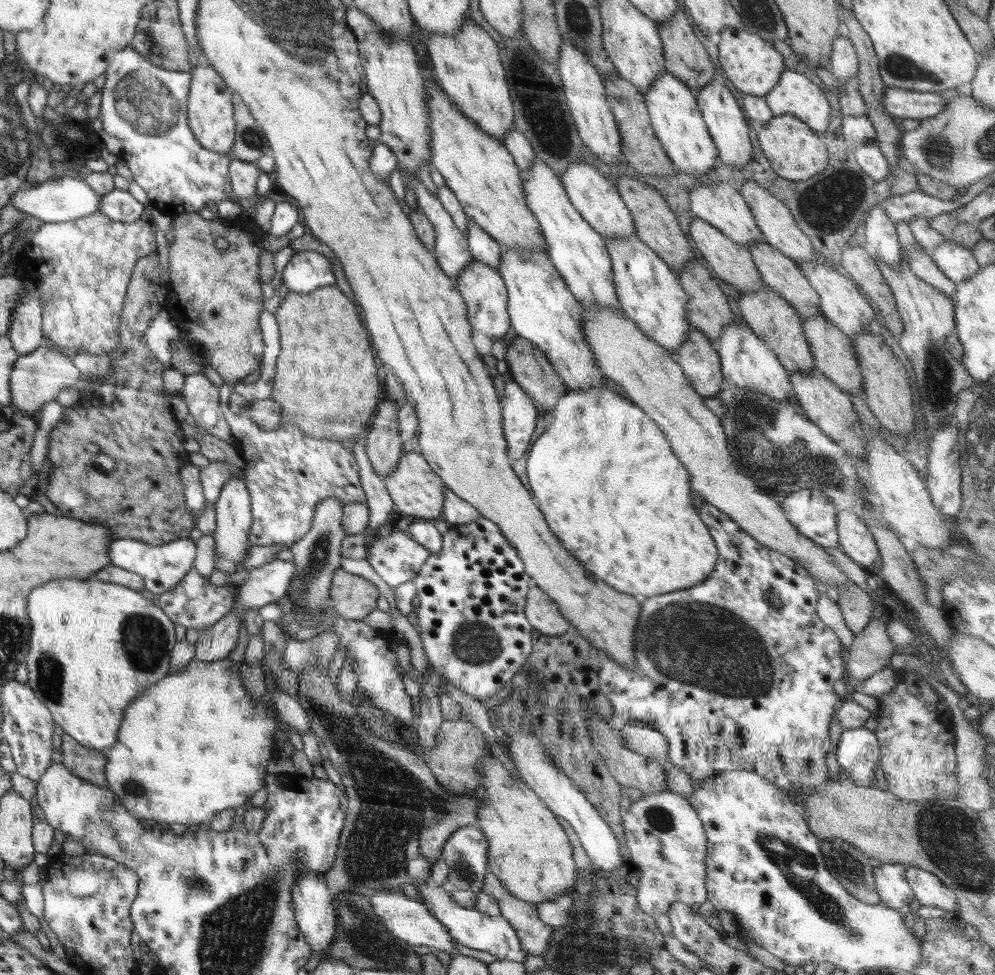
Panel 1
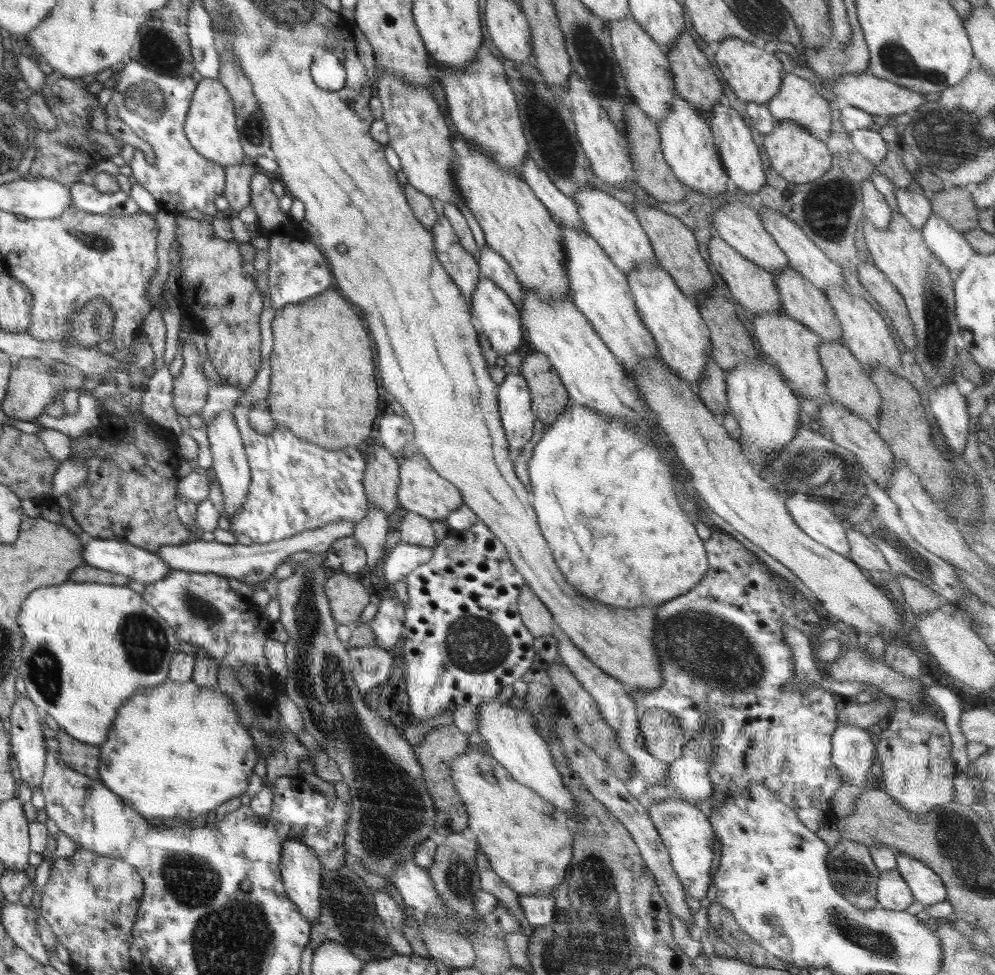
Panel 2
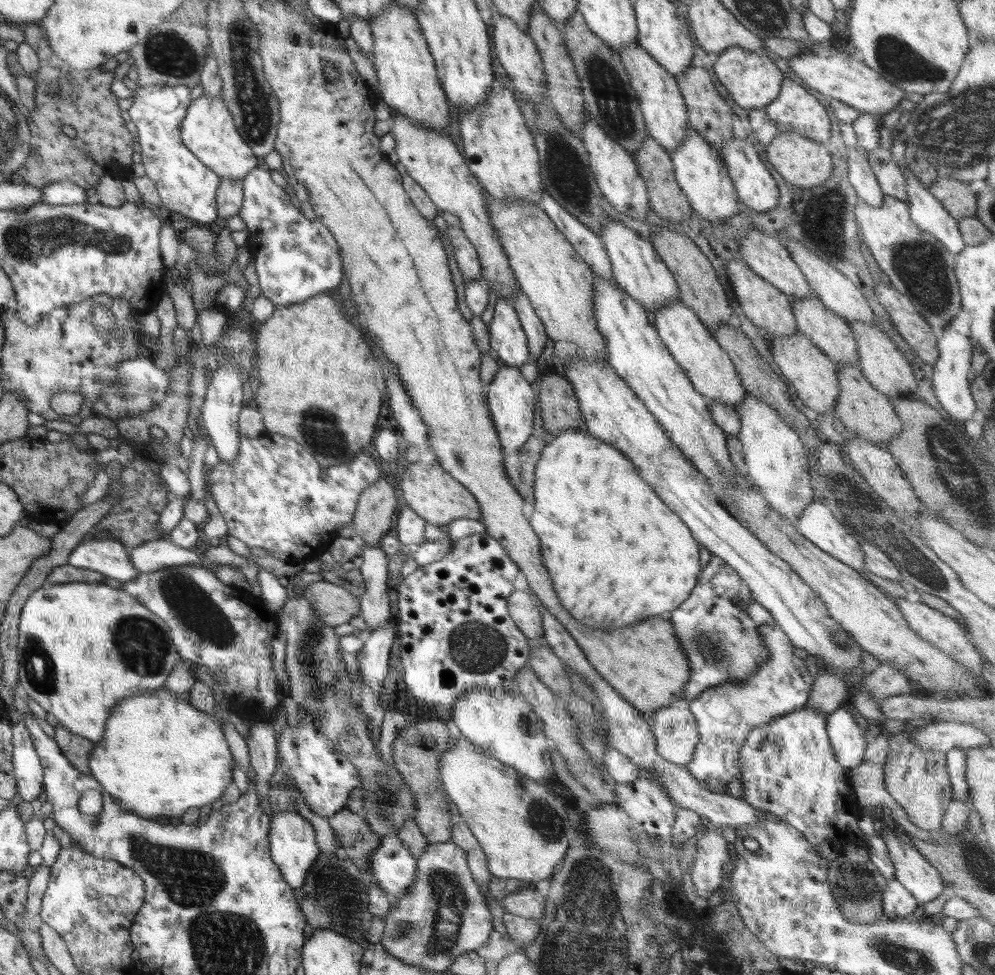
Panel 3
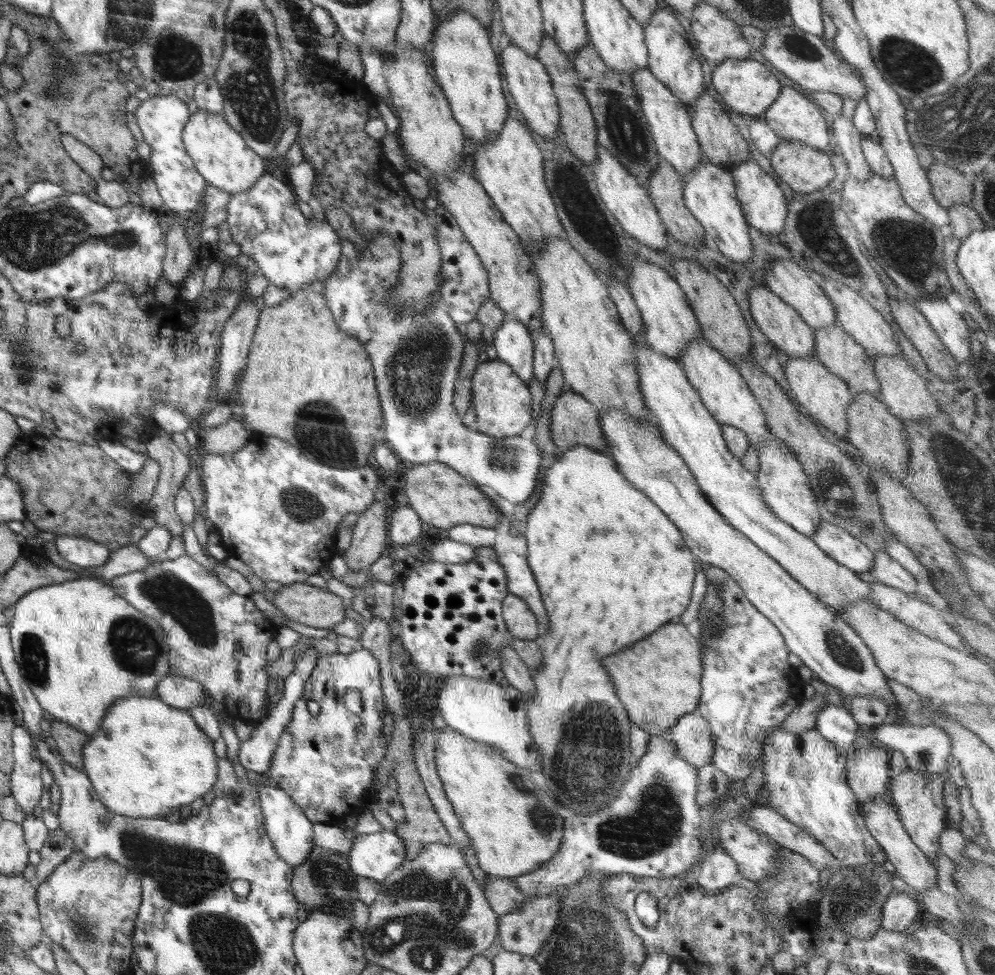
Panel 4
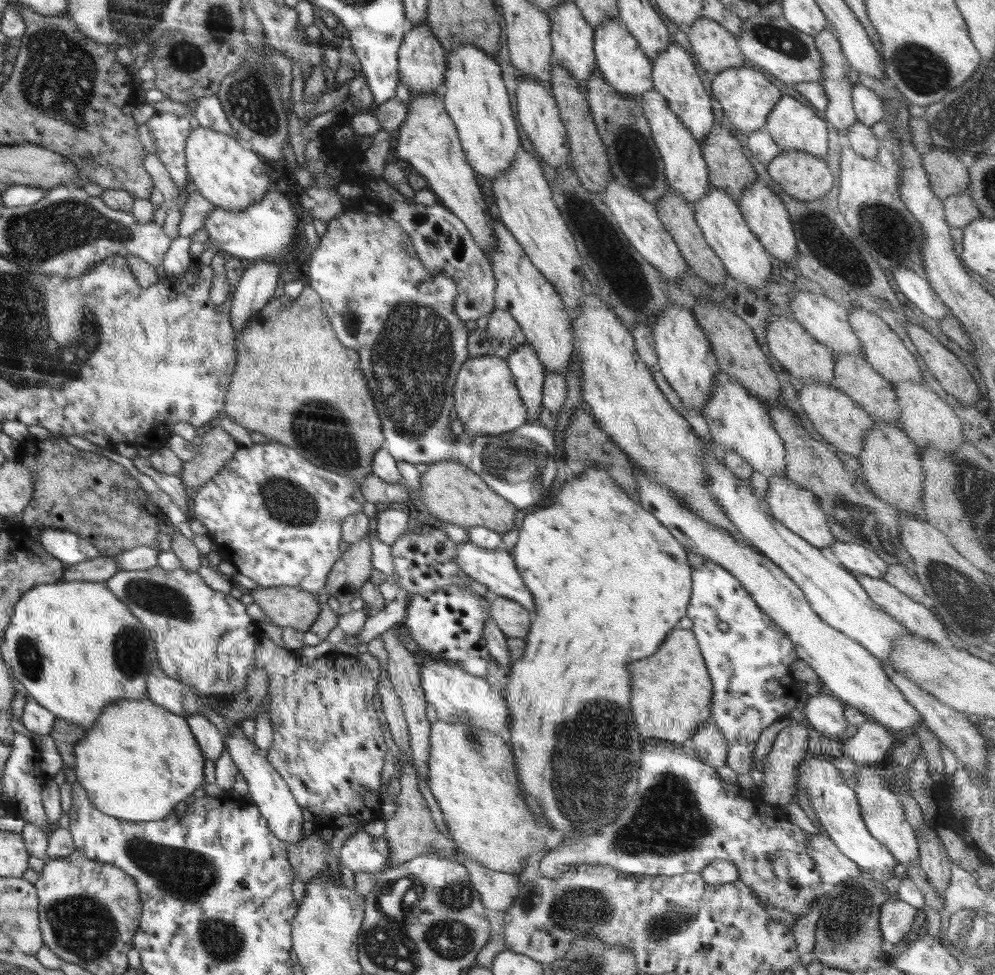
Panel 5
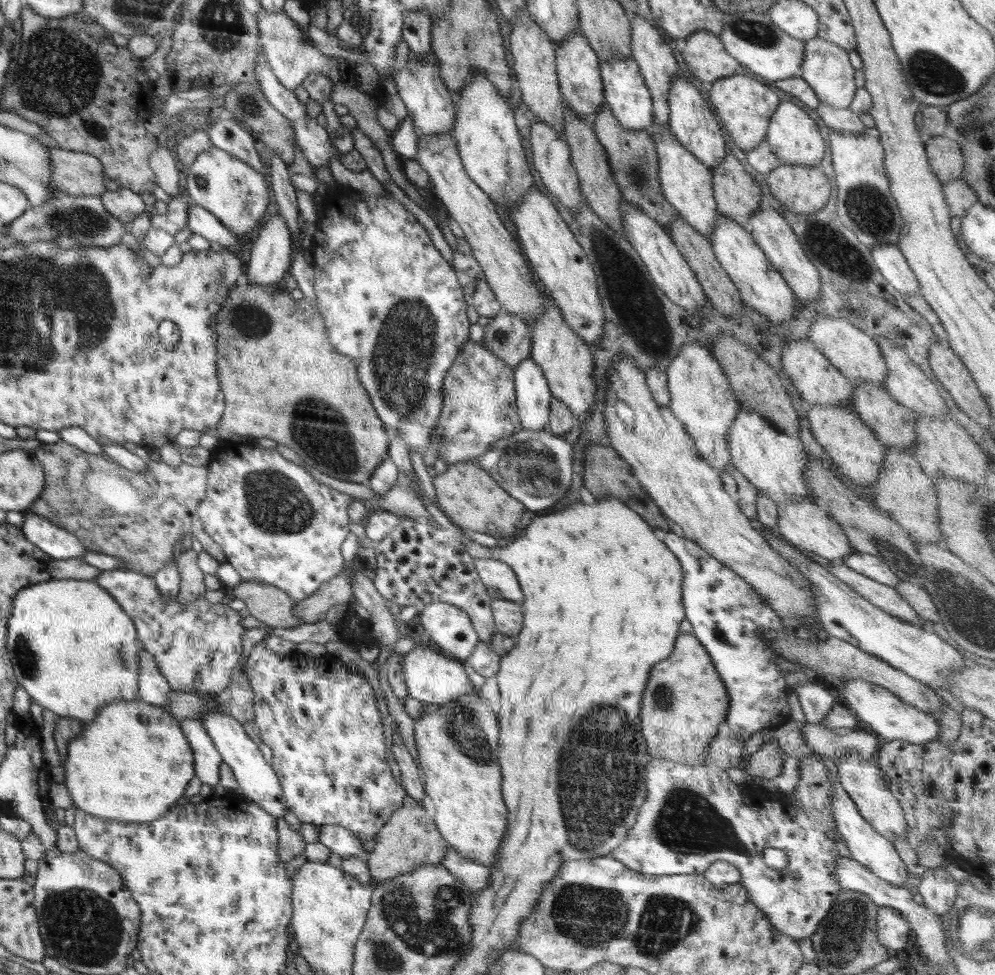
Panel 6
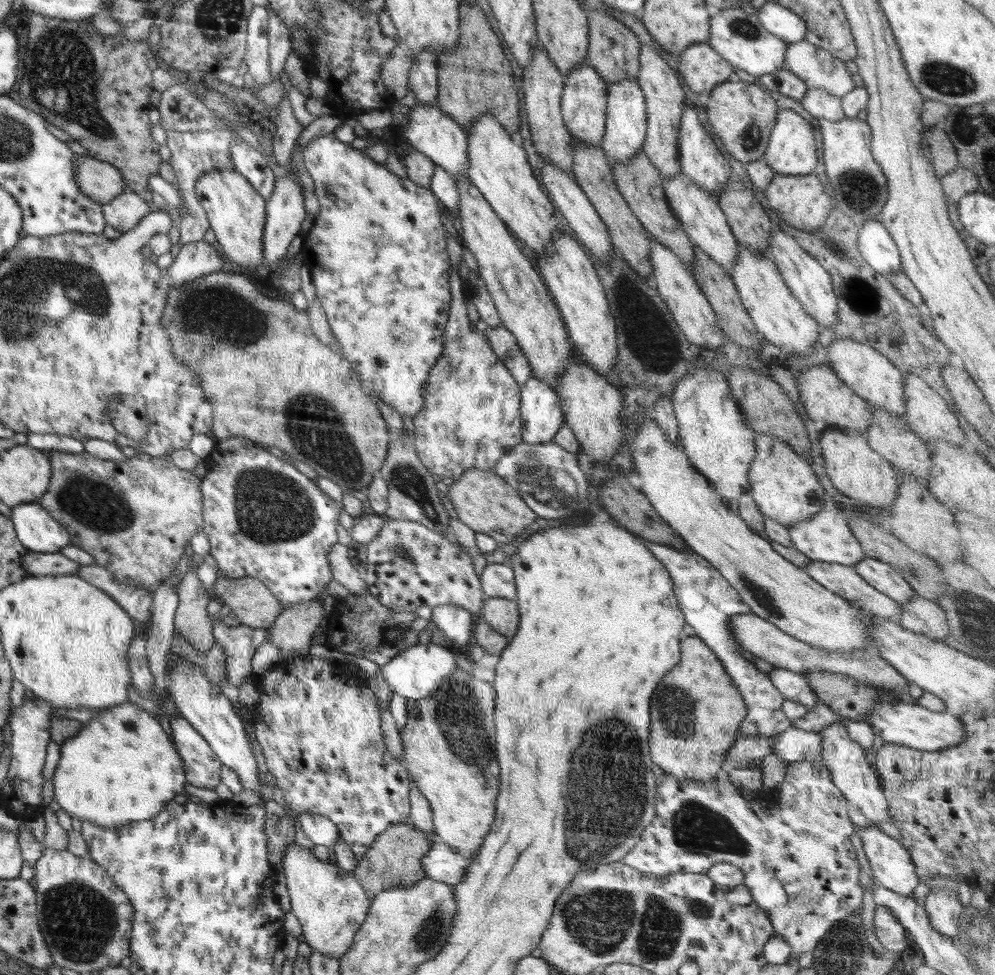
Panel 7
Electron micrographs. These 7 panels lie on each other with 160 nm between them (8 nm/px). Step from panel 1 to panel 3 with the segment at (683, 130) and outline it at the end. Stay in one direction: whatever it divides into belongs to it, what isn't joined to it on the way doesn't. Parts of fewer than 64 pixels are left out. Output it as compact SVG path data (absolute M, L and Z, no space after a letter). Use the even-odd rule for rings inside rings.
M691 127L690 130L691 132L688 132L684 141L680 143L680 147L669 154L675 170L675 179L696 215L700 215L704 221L710 221L710 223L726 221L738 215L742 208L732 179L729 177L726 163L722 161L721 154L702 139L702 135Z

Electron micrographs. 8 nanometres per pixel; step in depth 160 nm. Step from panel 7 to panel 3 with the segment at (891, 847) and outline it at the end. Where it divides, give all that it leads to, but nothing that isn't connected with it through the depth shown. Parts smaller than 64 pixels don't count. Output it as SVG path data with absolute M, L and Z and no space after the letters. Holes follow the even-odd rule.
M804 706L779 716L764 726L754 727L739 752L741 774L738 779L744 784L742 799L755 809L771 812L794 828L798 828L798 831L816 848L822 842L829 842L837 851L847 845L867 848L867 836L858 827L862 812L850 787L848 770L836 760L837 756L827 735L828 715L827 712L814 706Z

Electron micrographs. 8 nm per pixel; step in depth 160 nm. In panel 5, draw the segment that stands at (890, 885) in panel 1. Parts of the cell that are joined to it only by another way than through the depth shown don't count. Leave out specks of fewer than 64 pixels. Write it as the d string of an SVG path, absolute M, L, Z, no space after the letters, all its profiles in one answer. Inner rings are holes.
M899 898L890 899L882 904L879 912L879 927L888 944L893 946L906 938L914 922L916 909Z

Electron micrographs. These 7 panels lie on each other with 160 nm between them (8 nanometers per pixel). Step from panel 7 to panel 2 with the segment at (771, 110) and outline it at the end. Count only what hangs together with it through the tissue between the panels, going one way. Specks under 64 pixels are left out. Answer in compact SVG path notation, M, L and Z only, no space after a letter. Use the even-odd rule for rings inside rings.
M734 36L727 38L719 44L715 60L718 70L741 102L767 104L780 91L785 75L780 59L764 51L764 48L756 47L754 43Z

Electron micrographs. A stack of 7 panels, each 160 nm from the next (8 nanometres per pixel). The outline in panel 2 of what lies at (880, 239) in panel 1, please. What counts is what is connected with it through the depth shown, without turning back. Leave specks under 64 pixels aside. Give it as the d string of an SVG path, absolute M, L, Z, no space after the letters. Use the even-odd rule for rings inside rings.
M868 179L861 182L861 195L864 220L870 220L874 228L888 229L892 212L890 205L886 202L886 197Z

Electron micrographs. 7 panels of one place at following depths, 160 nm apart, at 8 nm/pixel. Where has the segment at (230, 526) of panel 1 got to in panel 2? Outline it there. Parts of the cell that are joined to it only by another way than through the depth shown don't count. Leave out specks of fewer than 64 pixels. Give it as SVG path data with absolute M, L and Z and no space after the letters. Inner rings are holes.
M233 410L220 411L214 418L209 420L207 424L207 435L210 452L213 456L213 465L211 467L216 473L218 482L220 482L224 496L224 508L231 521L231 518L237 515L237 510L243 505L248 494L249 484L251 483L251 468L245 455L245 446L243 445Z

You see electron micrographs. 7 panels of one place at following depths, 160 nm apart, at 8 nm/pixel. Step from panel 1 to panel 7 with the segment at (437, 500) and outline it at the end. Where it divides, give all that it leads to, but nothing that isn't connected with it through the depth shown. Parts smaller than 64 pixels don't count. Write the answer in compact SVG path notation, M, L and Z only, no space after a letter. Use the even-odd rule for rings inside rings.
M469 468L449 487L450 500L458 514L456 518L475 533L487 534L502 544L510 544L514 538L524 534L526 526L538 520L539 516L525 503L518 491L492 471Z

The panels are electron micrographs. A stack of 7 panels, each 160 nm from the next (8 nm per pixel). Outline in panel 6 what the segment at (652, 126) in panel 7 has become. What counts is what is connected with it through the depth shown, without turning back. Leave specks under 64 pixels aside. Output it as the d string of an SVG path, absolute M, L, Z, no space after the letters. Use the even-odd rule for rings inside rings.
M636 15L631 19L631 56L637 62L640 74L644 77L644 83L650 91L651 100L653 103L653 120L659 126L669 127L670 110L668 110L668 102L666 100L670 93L670 85L672 78L677 74L678 62L672 55L672 49L666 44L666 38L663 32L654 27L646 18Z

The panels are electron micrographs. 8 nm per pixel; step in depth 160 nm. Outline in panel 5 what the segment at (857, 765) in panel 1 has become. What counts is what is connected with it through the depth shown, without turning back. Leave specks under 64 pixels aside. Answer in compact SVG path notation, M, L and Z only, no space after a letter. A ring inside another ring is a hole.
M827 691L817 696L808 696L803 712L810 725L818 732L830 737L844 738L847 719L844 716L846 705Z

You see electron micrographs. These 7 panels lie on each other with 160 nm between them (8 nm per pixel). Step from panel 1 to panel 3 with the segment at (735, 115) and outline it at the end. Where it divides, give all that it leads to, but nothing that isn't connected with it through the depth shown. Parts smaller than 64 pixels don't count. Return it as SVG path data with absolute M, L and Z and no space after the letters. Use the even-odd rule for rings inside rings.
M732 138L724 145L722 161L726 163L729 177L732 179L737 192L738 202L742 208L752 209L754 213L772 211L778 204L779 188L770 175L770 171L760 160L754 146L748 140Z

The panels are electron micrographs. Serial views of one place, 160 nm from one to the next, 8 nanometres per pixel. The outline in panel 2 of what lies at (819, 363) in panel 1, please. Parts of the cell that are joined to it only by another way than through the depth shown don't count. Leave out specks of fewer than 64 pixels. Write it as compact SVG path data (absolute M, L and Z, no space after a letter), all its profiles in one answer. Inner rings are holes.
M841 338L830 342L821 340L818 356L827 376L827 394L831 400L845 406L856 416L876 426L881 410L881 396L876 385L872 382L867 368L856 360L851 350L842 343Z

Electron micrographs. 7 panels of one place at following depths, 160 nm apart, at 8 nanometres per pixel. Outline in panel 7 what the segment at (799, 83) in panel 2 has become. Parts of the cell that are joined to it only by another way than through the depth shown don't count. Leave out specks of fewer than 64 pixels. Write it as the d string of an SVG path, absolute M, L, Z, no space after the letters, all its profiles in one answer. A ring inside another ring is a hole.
M790 109L779 110L776 123L770 132L767 150L762 158L775 174L796 176L812 173L813 168L818 164L818 158L816 157L816 138L810 123Z

